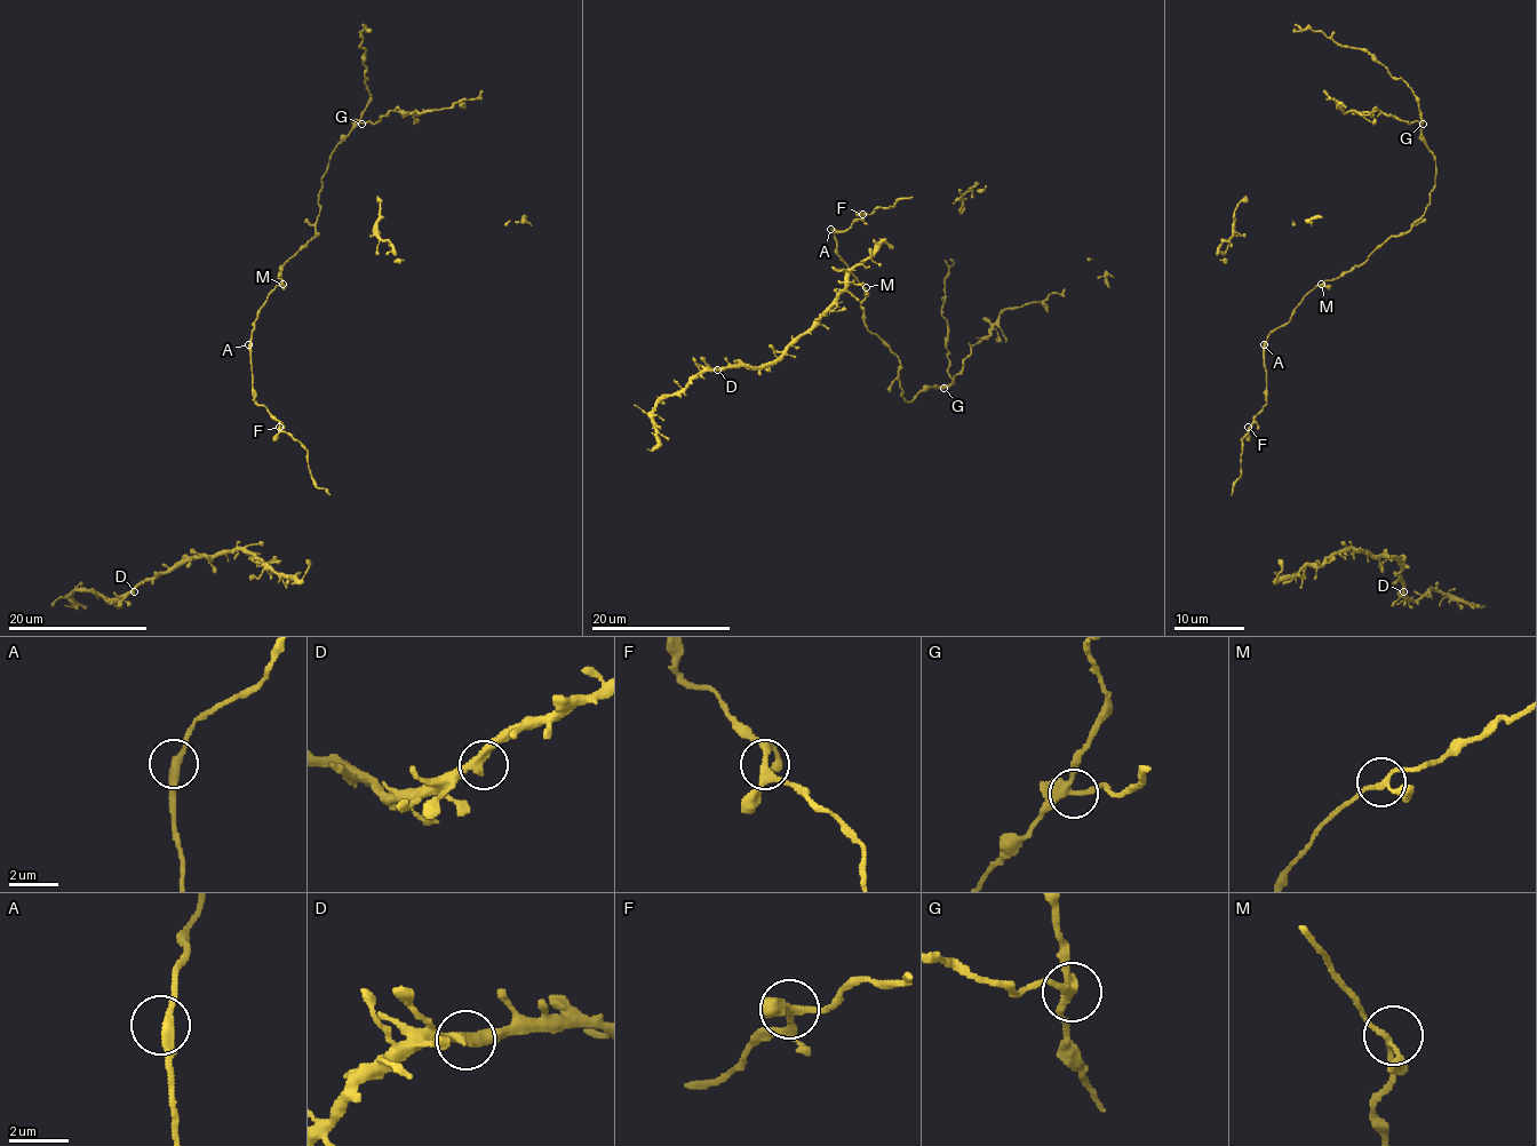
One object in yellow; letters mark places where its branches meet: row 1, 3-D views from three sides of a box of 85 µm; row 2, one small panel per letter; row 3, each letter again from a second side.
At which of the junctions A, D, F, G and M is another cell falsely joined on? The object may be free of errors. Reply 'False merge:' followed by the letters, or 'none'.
False merge: G

